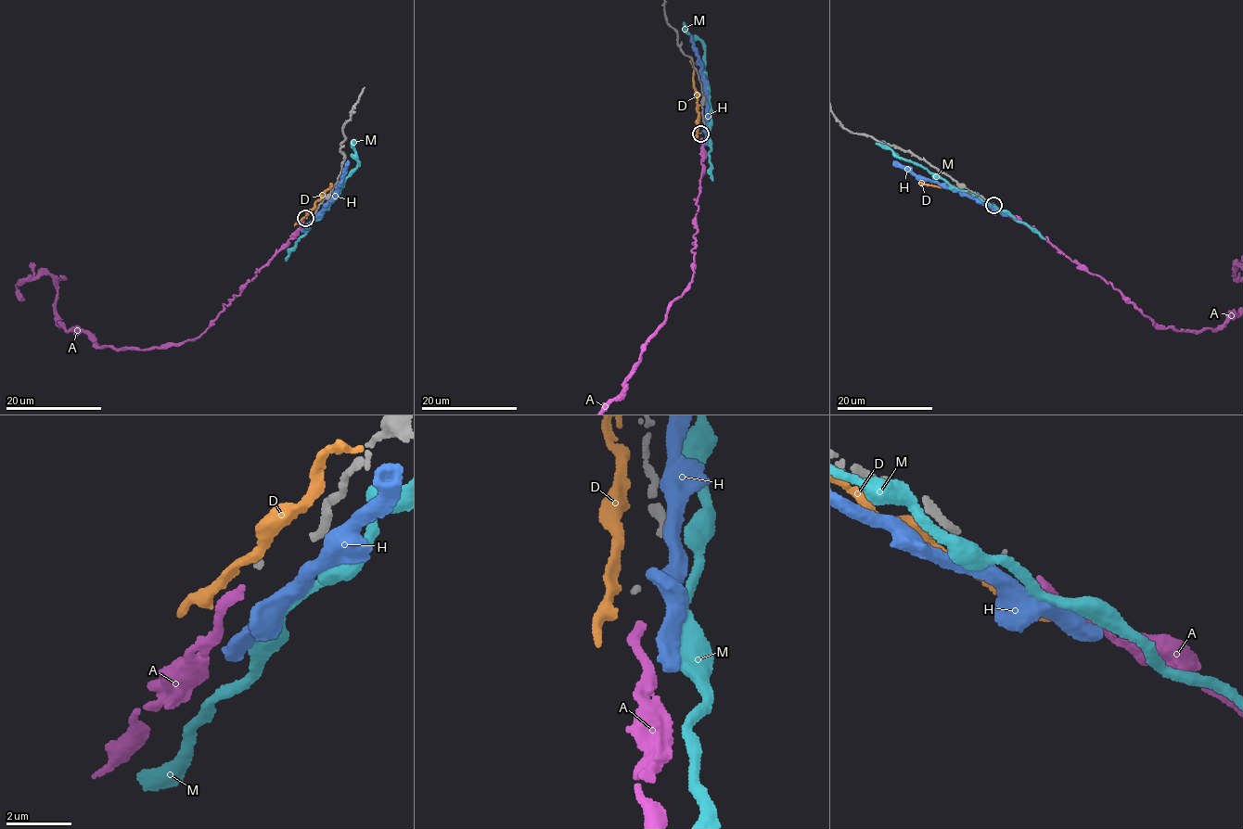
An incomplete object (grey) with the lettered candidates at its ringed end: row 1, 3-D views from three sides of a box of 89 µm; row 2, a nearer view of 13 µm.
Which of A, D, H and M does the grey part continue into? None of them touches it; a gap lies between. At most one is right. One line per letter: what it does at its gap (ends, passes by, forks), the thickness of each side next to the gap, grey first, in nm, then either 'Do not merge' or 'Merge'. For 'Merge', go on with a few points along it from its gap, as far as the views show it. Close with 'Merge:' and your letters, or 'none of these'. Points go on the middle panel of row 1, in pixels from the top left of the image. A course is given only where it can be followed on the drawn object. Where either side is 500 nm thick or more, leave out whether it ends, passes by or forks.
A: It ends there. Thickness 120 nm (grey) against 260 nm. Merge
D: It passes by. Thickness 120 nm (grey) against 280 nm. Do not merge
H: Thickness 120 nm (grey) against 500 nm. Do not merge
M: It passes by. Thickness 120 nm (grey) against 300 nm. Do not merge
Merge: A

